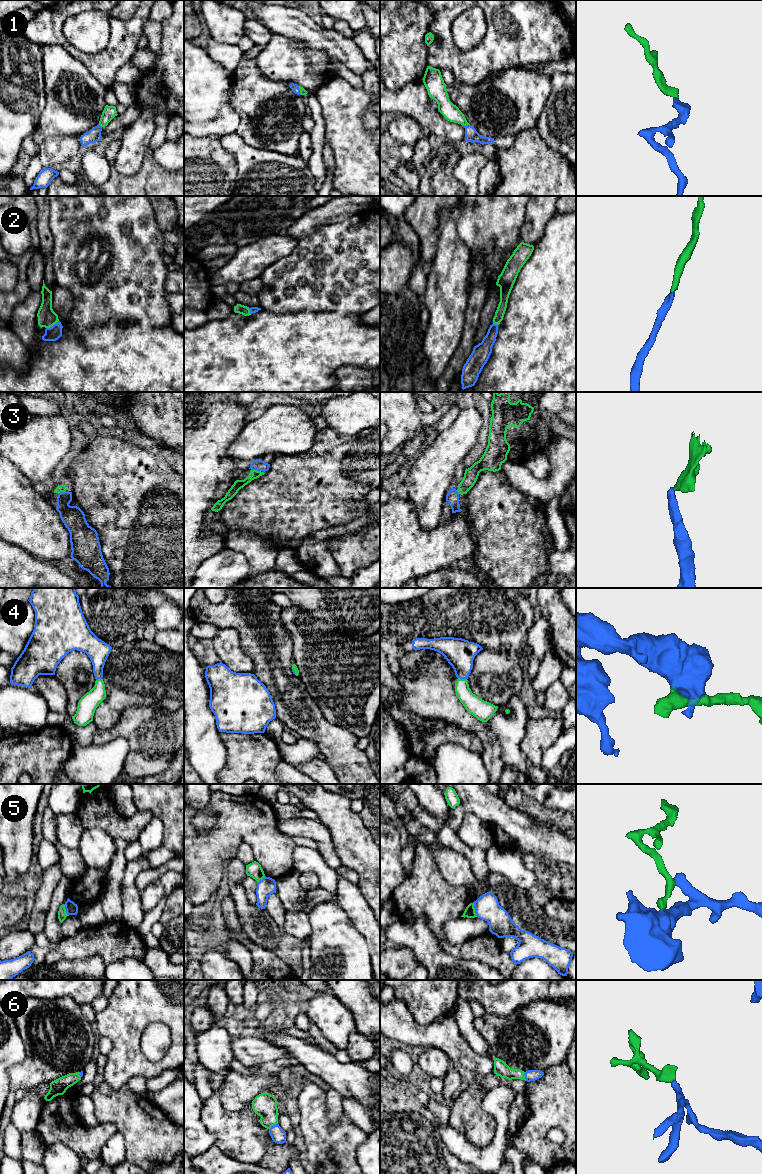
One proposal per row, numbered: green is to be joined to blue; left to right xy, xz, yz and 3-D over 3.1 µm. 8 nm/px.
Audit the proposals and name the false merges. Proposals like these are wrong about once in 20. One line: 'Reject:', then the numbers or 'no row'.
Reject: 5

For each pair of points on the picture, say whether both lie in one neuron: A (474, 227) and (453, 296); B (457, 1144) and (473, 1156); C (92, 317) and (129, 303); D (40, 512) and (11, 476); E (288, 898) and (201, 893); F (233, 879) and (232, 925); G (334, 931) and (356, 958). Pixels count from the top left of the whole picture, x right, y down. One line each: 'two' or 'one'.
A: two
B: one
C: one
D: one
E: two
F: two
G: one

